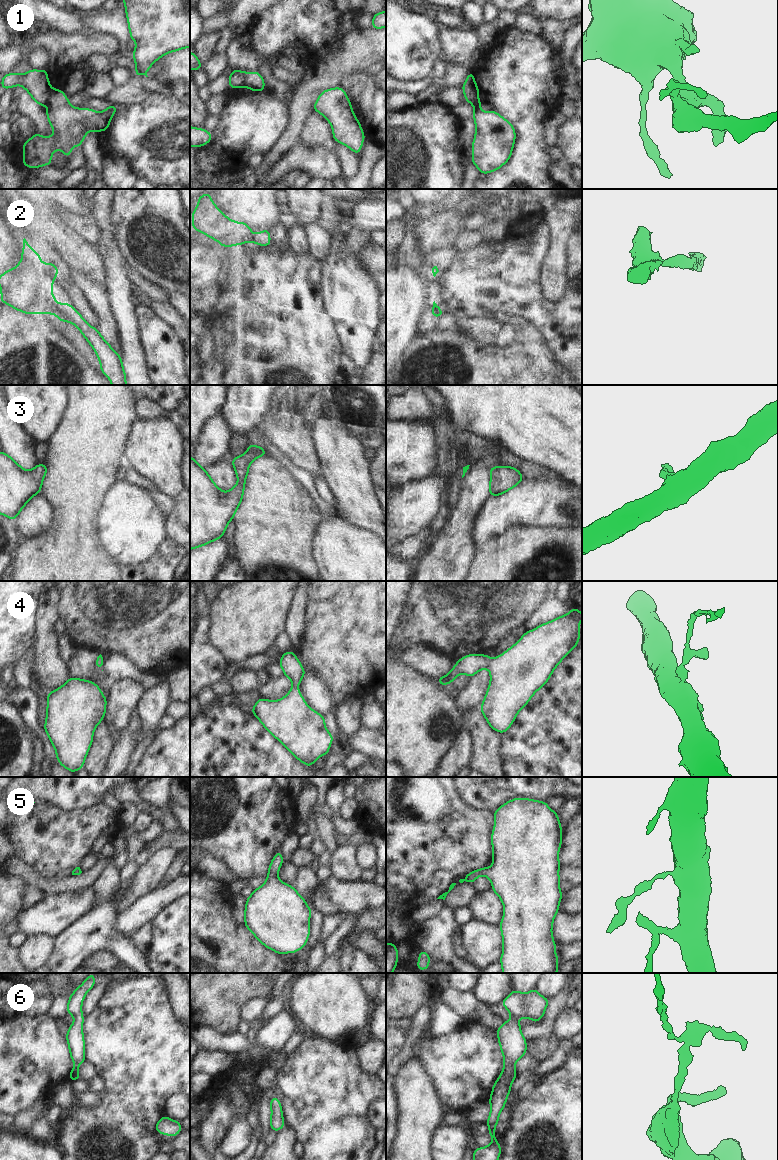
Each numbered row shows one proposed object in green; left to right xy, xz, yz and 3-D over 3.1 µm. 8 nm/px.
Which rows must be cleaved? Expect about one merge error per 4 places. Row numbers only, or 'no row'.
1, 2

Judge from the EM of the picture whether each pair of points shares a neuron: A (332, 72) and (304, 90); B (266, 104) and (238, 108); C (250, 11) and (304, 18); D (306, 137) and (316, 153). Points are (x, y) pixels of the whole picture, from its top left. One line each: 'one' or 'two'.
A: one
B: one
C: two
D: two

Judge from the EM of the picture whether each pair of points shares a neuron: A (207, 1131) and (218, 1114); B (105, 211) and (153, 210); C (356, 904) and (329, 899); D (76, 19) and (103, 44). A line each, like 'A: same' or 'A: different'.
A: same
B: different
C: same
D: different

